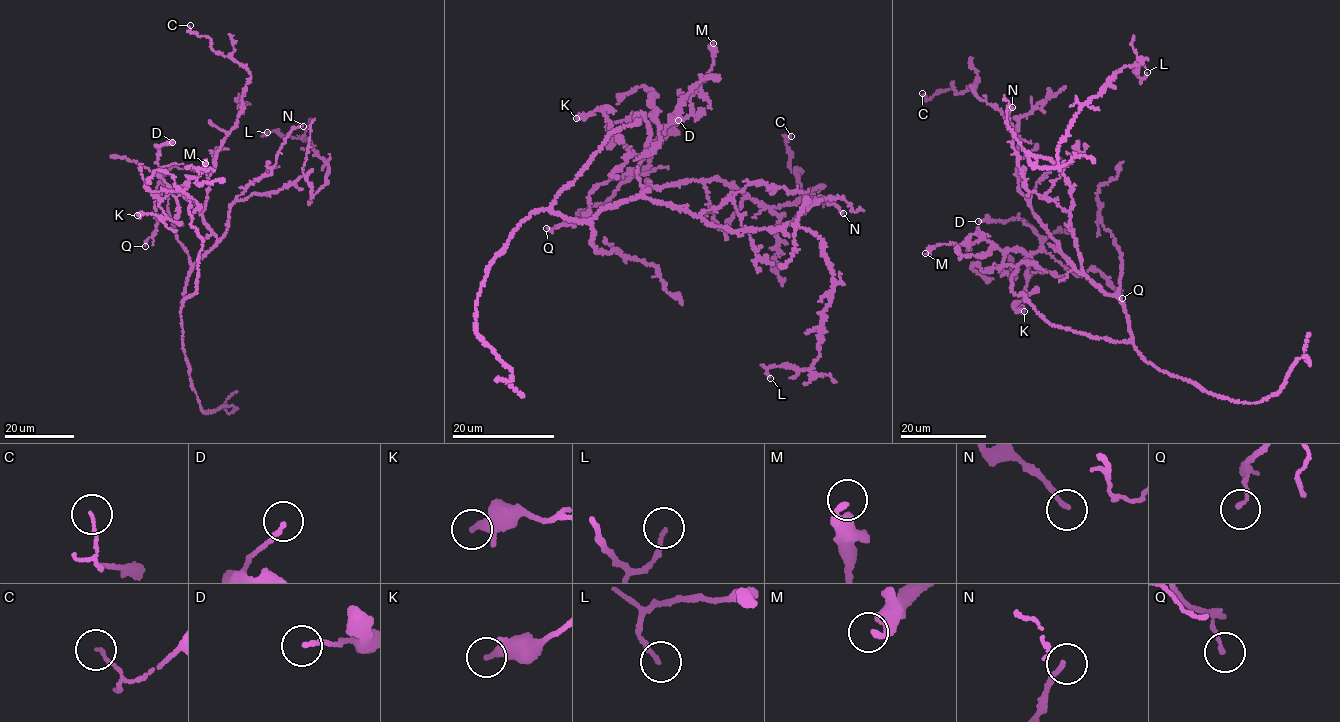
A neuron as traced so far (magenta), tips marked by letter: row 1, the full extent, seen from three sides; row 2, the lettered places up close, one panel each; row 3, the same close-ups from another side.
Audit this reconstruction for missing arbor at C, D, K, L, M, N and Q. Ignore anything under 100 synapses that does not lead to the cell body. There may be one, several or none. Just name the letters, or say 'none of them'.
none of them

